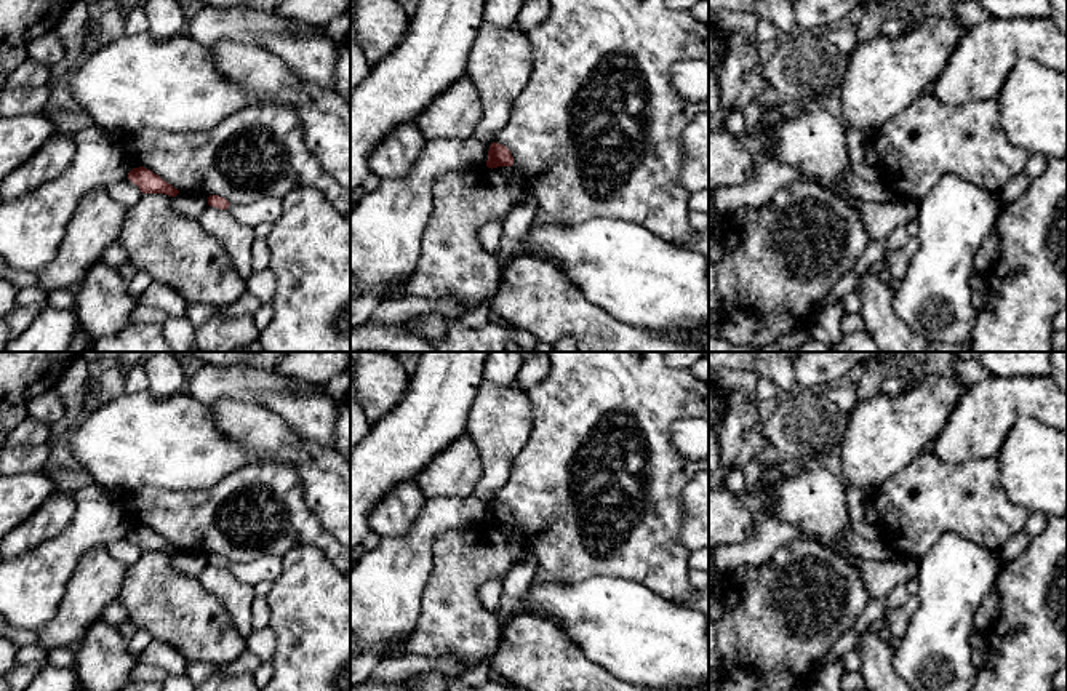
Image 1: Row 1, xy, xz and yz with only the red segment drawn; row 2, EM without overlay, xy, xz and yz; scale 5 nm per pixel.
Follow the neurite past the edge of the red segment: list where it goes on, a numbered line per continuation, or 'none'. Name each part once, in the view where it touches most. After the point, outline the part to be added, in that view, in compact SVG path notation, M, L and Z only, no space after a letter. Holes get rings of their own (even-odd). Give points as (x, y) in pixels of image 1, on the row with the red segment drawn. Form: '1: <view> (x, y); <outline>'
none

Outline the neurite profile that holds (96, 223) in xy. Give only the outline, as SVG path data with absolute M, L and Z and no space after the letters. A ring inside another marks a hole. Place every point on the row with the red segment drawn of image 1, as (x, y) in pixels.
M106 187L88 192L66 227L54 259L37 274L38 288L48 294L82 283L90 267L120 235L126 211Z

